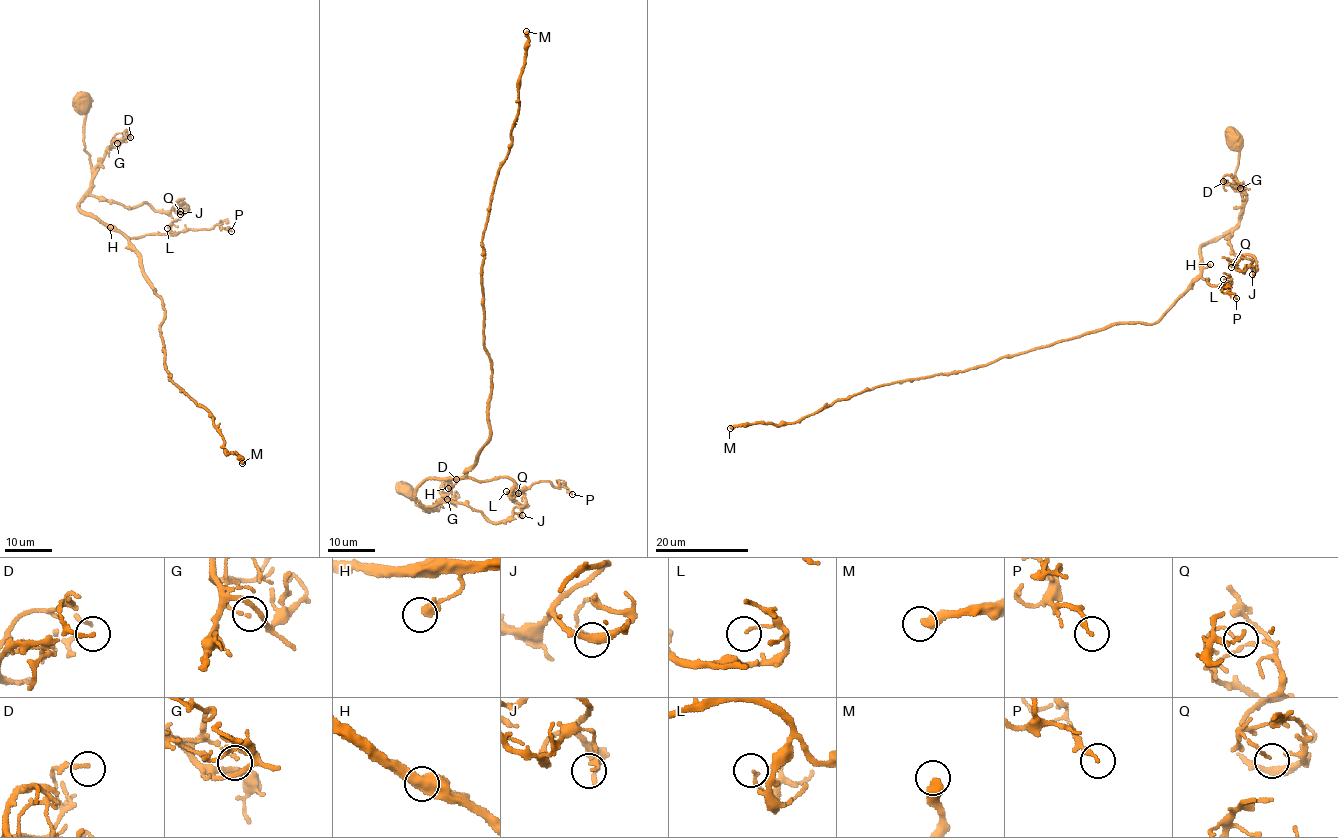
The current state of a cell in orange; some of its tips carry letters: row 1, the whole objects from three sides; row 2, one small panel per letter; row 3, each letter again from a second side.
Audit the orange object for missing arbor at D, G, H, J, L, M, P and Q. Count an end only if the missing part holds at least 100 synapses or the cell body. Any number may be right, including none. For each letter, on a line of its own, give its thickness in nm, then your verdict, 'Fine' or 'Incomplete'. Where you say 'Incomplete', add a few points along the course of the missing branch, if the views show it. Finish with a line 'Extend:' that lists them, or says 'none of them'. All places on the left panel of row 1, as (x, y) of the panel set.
D: Thickness 170 nm. Fine
G: Thickness 110 nm. Fine
H: Thickness 340 nm. Fine
J: Thickness 160 nm. Fine
L: Thickness 130 nm. Fine
M: Thickness 420 nm. Incomplete
P: Thickness 200 nm. Fine
Q: Thickness 100 nm. Fine
Extend: M

